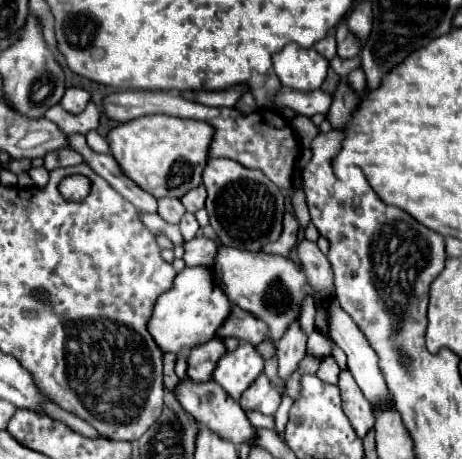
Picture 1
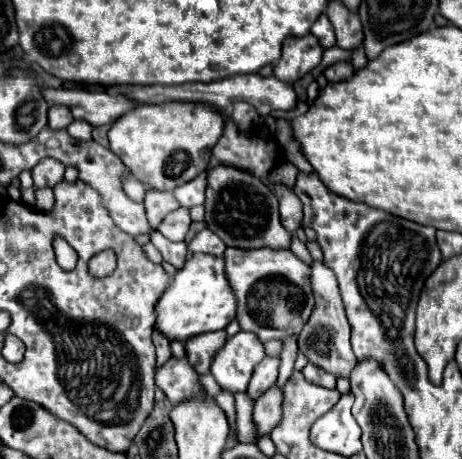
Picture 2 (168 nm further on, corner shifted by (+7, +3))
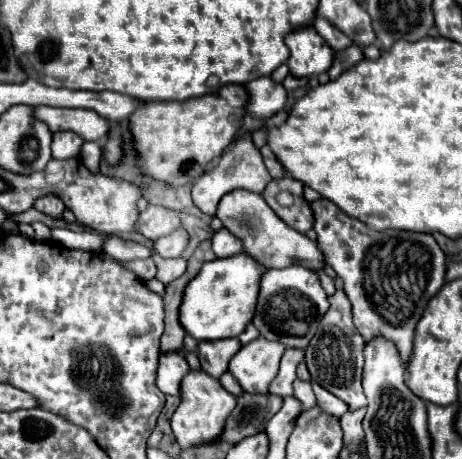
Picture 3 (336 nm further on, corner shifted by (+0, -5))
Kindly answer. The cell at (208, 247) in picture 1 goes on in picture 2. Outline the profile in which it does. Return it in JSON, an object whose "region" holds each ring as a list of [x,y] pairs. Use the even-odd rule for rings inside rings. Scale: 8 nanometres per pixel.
{"region":[[[207,228],[201,230],[189,244],[187,244],[187,250],[191,254],[211,254],[211,256],[221,256],[223,250],[225,250],[225,244],[223,240],[215,234],[215,232],[209,232]]]}

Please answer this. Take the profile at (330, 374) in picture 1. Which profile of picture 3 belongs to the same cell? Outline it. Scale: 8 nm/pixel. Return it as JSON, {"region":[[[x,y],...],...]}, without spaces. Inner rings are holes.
{"region":[[[314,382],[312,388],[314,388],[314,394],[316,394],[316,398],[318,398],[318,408],[320,408],[322,412],[332,414],[332,416],[342,416],[342,414],[348,410],[348,406],[346,406],[340,398],[336,398],[336,396],[332,396],[328,390],[320,388],[320,384]]]}

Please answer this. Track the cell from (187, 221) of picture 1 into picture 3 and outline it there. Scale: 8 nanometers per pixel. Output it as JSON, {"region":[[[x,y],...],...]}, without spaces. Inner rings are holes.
{"region":[[[176,228],[170,236],[164,236],[152,244],[152,250],[162,258],[178,258],[188,242],[188,234],[182,228]]]}

